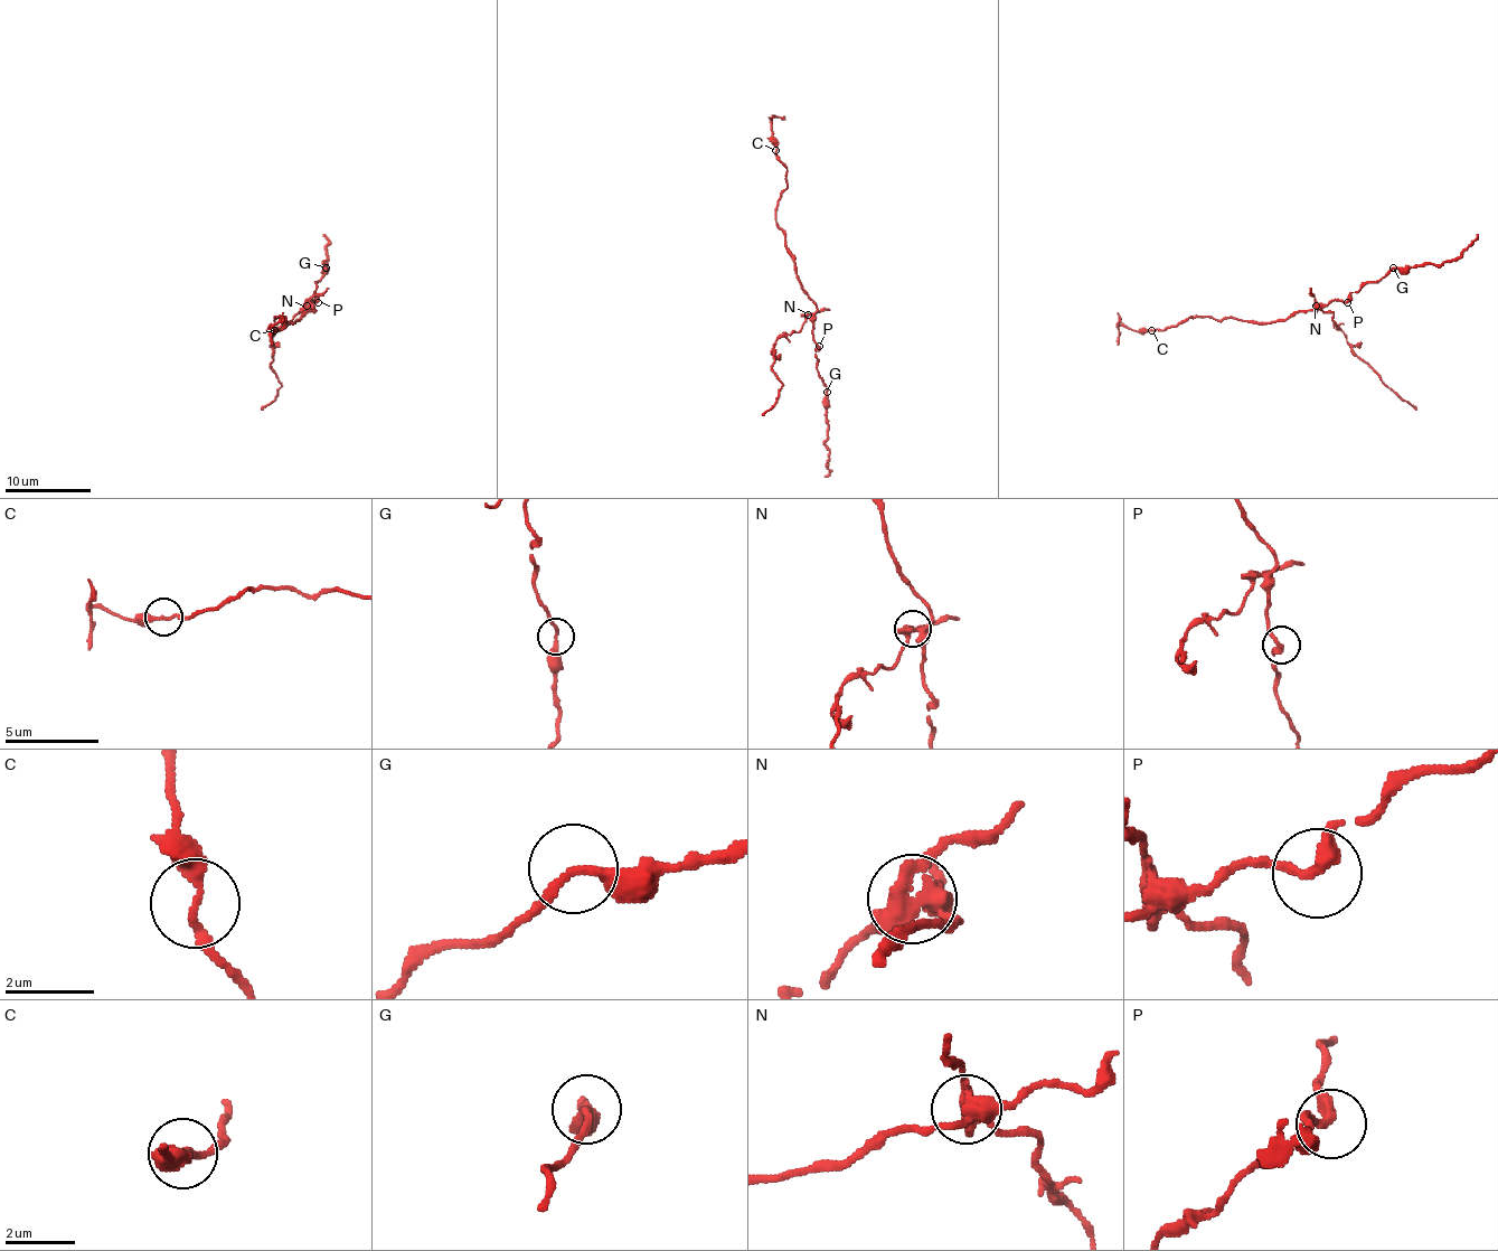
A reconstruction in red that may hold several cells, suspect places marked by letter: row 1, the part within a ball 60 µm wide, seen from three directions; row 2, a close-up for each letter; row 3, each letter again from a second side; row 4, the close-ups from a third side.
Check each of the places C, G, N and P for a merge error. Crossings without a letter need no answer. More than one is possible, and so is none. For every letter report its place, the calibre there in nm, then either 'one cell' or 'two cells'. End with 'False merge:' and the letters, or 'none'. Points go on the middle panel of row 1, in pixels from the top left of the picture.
C: (775, 150) | 220 nm | two cells
G: (827, 392) | 220 nm | one cell
N: (808, 314) | 400 nm | two cells
P: (819, 346) | 280 nm | one cell
False merge: C, N

